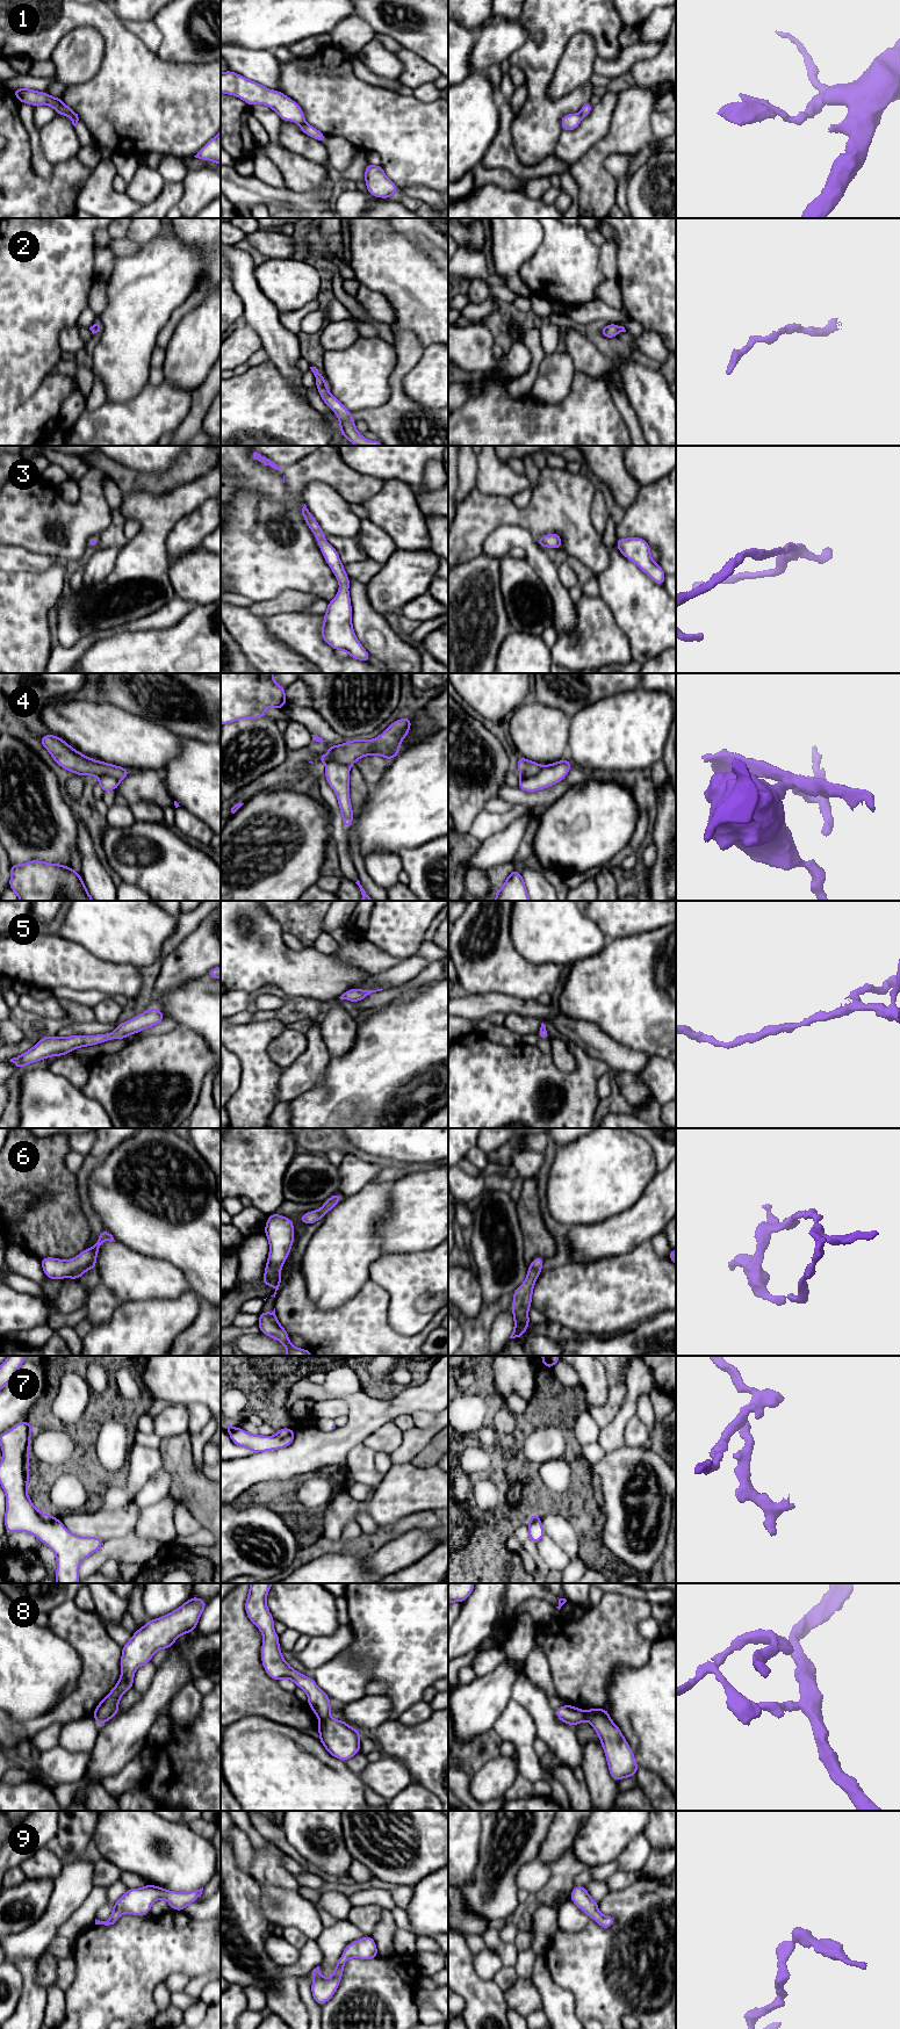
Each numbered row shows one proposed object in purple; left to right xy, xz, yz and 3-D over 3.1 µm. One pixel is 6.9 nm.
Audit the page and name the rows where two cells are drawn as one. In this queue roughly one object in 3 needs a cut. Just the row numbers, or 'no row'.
1, 4, 8

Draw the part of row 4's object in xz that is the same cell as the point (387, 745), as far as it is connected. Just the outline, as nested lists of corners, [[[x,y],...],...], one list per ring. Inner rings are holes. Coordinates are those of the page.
[[[412,717],[398,719],[391,723],[380,736],[374,739],[352,739],[344,744],[330,745],[327,753],[317,756],[317,760],[326,764],[337,760],[340,764],[352,766],[354,763],[370,754],[379,754],[393,760],[401,751],[399,745],[410,732]]]

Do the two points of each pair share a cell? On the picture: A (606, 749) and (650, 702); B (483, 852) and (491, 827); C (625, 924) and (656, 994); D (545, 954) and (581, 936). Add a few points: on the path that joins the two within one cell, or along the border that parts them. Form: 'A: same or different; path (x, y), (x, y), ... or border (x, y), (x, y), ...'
A: same; path (618, 737), (641, 714)
B: different; border (511, 823), (482, 840)
C: different; border (656, 929), (639, 934), (612, 938), (607, 941)
D: same; path (554, 945), (563, 936), (571, 936)

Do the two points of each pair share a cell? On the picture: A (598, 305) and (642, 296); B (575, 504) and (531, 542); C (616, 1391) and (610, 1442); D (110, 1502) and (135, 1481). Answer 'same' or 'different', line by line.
A: different
B: different
C: different
D: same

